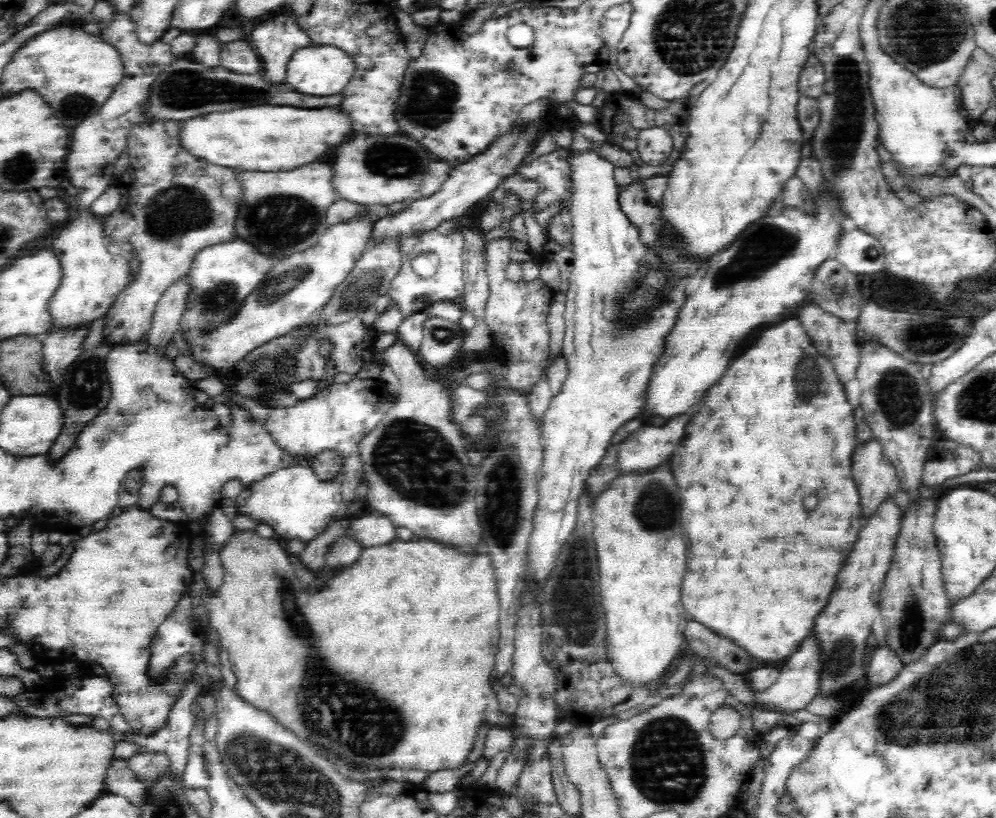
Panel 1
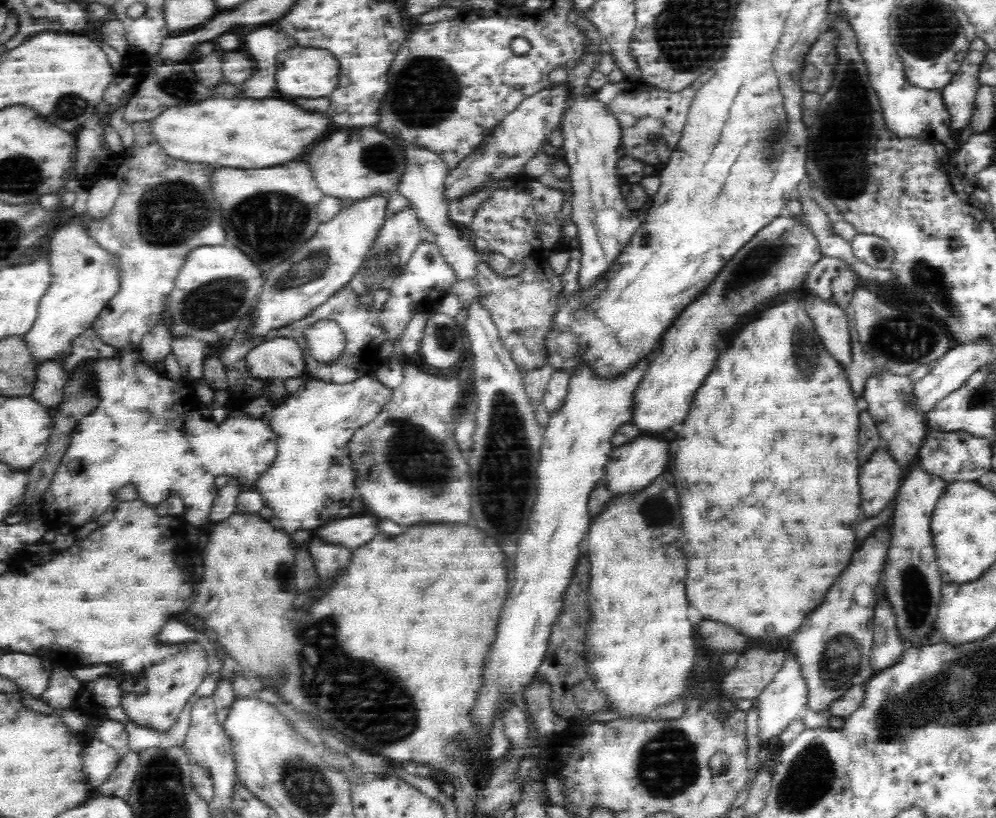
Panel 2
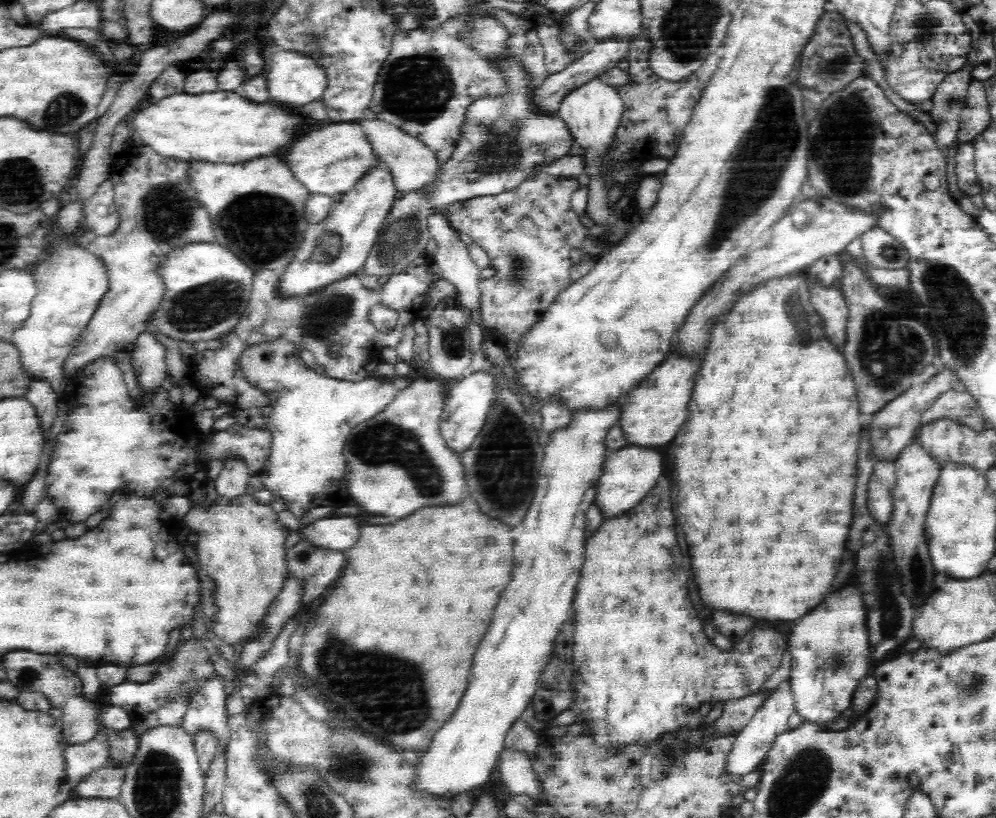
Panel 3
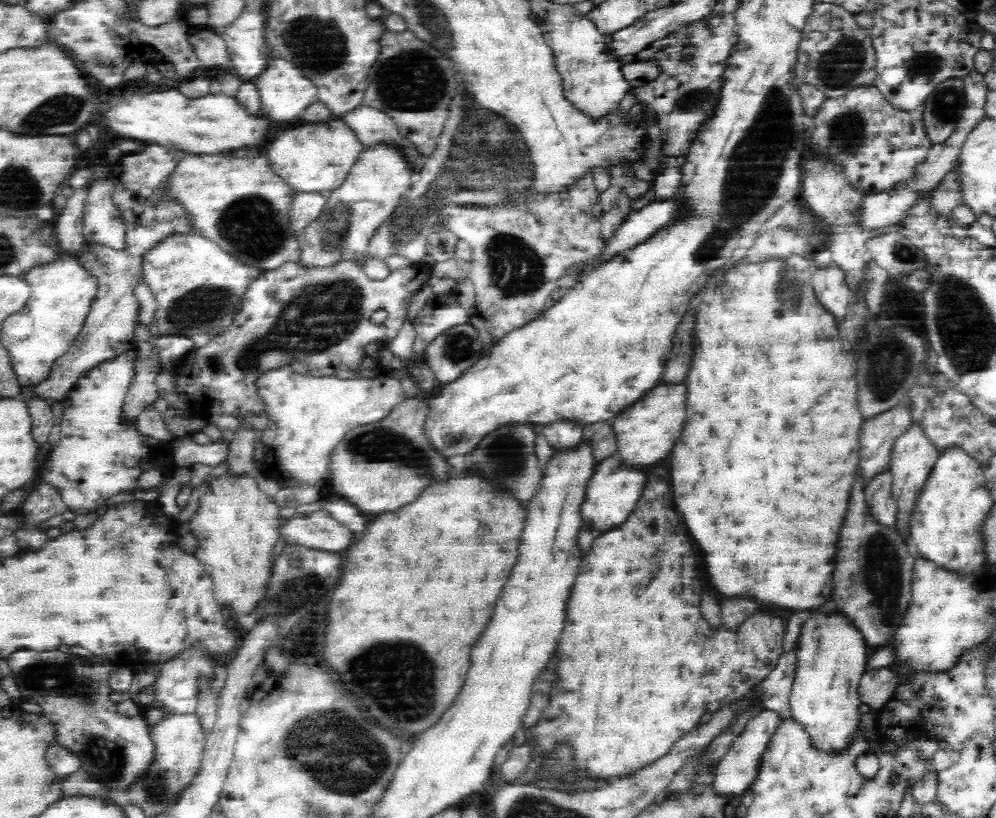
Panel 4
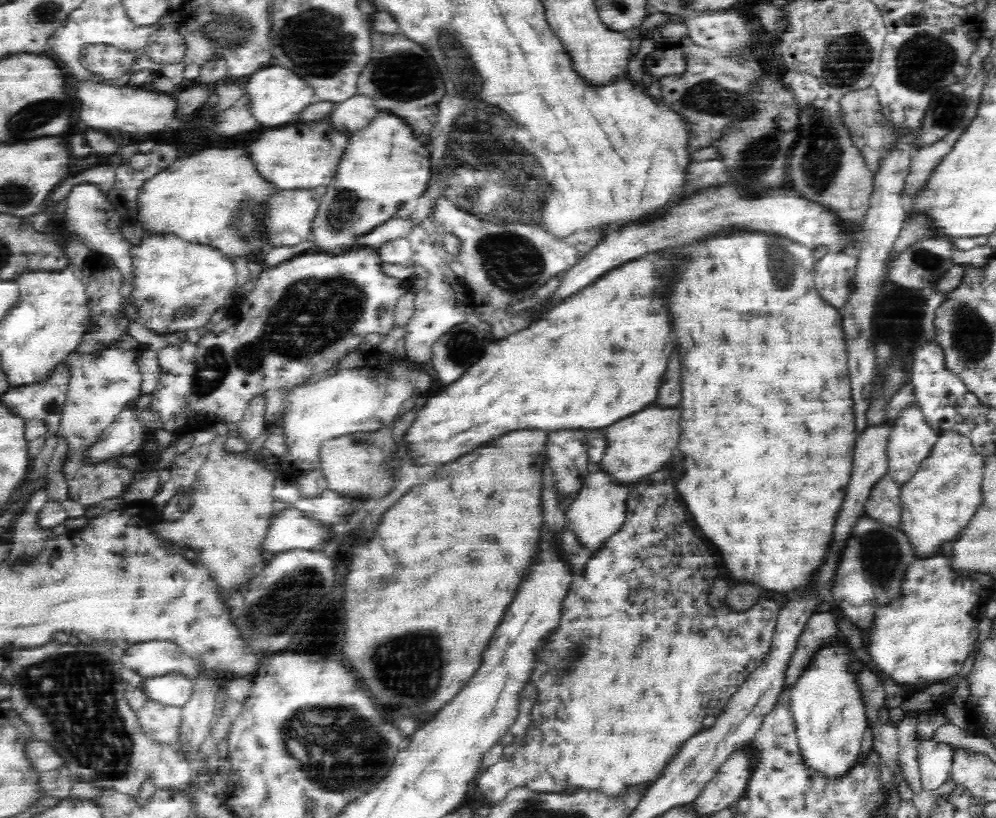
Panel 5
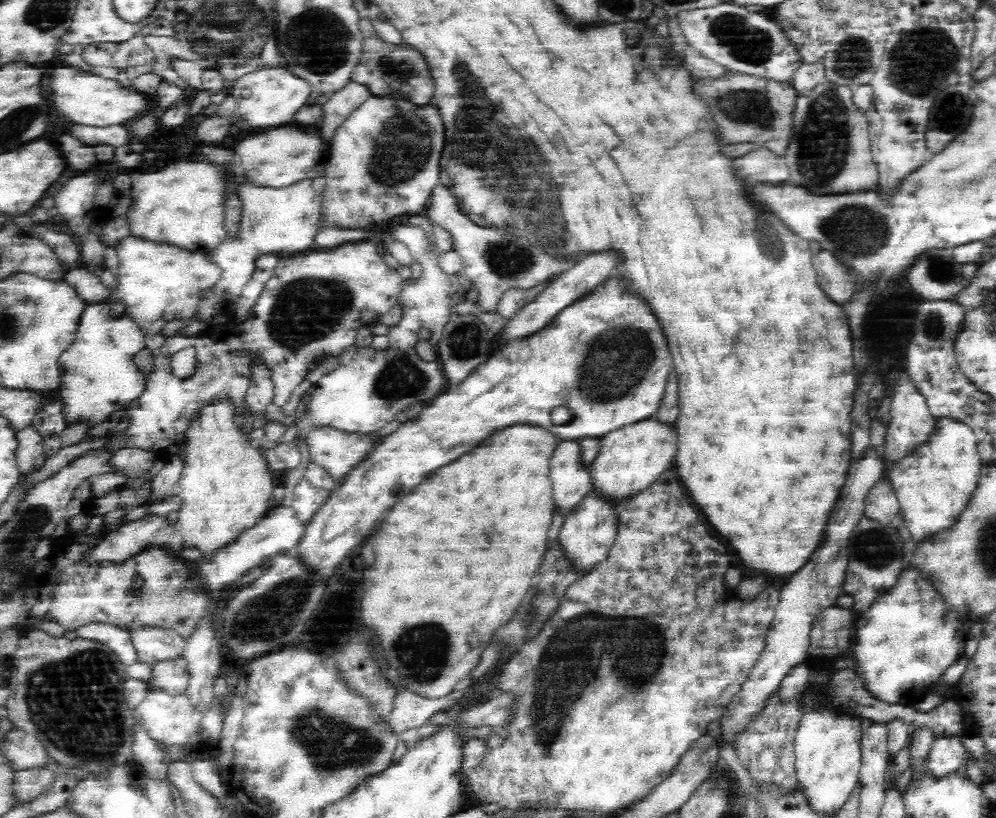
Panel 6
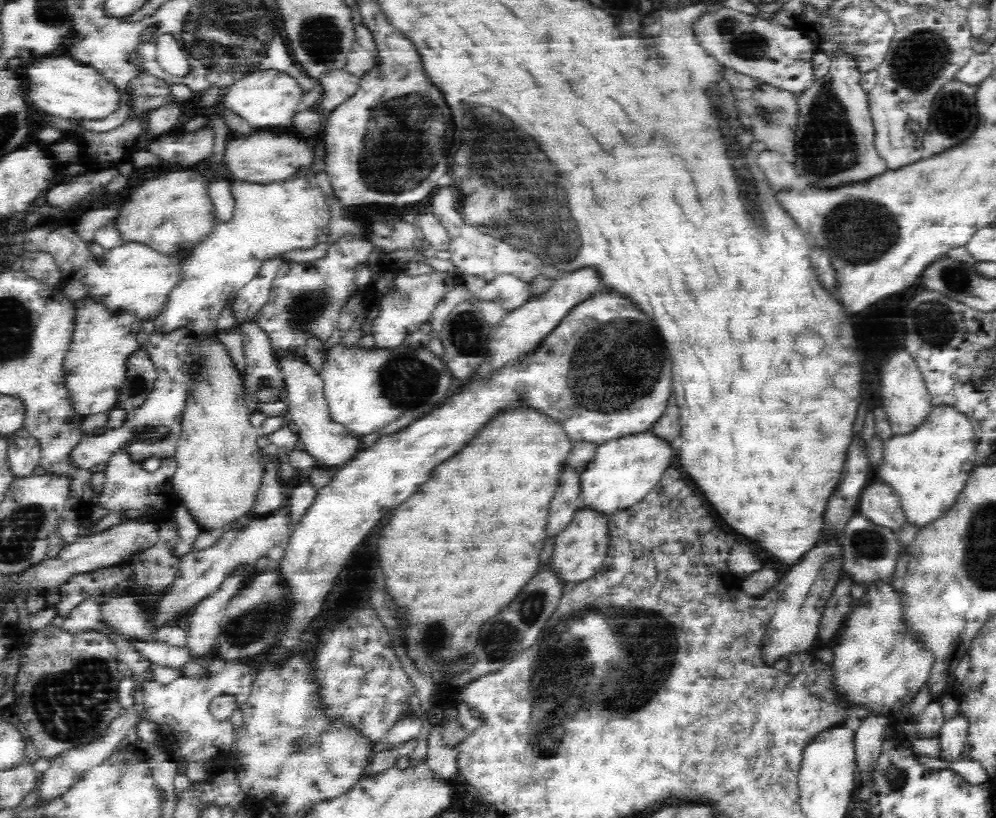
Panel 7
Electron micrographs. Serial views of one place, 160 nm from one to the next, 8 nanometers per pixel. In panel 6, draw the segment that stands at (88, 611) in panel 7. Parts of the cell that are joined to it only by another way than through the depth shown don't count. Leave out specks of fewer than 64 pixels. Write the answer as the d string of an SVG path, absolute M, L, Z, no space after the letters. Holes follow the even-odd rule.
M88 622L78 626L76 634L80 638L97 640L108 645L126 666L138 662L138 649L132 644L131 634L114 624ZM180 655L173 659L162 659L152 665L152 689L167 690L169 694L182 694L188 687L188 661Z

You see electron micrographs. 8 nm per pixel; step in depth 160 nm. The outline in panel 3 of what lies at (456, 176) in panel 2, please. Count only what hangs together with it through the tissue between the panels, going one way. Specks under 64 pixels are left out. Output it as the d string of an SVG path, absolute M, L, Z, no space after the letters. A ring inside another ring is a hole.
M634 36L614 37L598 41L597 44L586 50L580 58L572 61L562 72L545 74L545 81L539 86L533 102L537 102L543 112L558 113L560 102L568 92L574 90L577 86L582 86L587 80L604 75L604 72L618 66L618 62L626 59L633 38Z

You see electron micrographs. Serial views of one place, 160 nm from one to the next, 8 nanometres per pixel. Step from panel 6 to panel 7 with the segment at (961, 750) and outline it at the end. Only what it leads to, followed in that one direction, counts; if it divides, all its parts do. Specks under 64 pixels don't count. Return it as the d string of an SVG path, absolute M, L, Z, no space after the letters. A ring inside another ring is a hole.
M960 708L955 712L955 715L945 719L945 723L938 732L942 760L945 762L962 760L961 750L963 749L964 741L967 739L968 730L968 717Z

